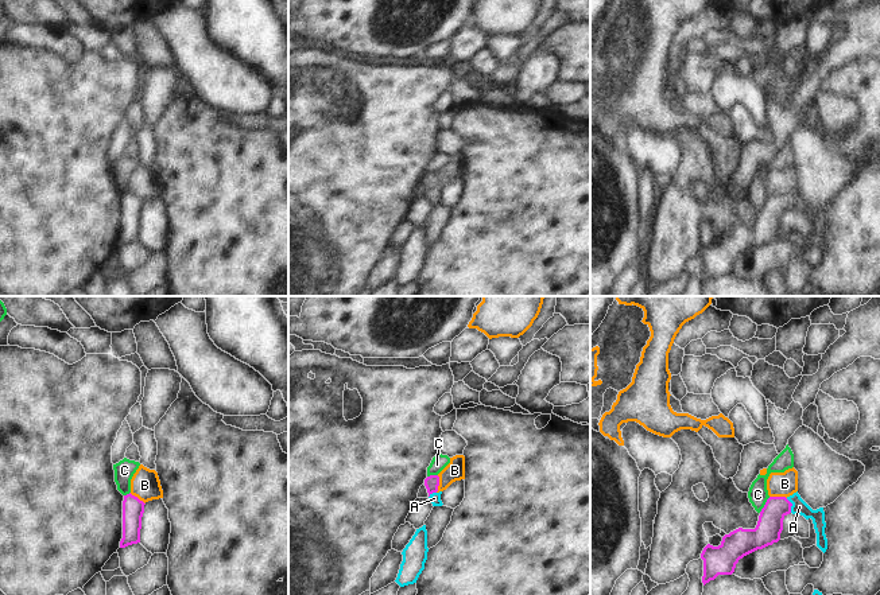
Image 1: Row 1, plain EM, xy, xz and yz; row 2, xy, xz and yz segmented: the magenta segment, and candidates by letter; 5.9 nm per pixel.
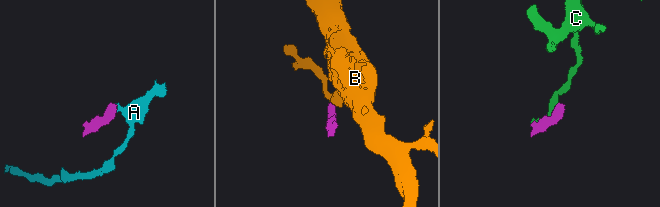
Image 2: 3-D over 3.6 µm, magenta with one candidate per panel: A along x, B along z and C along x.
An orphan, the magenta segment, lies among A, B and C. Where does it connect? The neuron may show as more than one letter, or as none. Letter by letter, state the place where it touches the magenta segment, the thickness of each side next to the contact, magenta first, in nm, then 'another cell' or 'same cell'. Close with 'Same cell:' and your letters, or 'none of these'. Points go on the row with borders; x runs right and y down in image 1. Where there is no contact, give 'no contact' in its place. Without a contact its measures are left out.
A: meets magenta in yz at (791, 505); 160 nm thick on the magenta side, 90 nm on the other; same cell
B: meets magenta in xz at (438, 483); 90 nm thick on the magenta side, 110 nm on the other; another cell
C: meets magenta in yz at (764, 505); 160 nm thick on the magenta side, 120 nm on the other; another cell
Same cell: A

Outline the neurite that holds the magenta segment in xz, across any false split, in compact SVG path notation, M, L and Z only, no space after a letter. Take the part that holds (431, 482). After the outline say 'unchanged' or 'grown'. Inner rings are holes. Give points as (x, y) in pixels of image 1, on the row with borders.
M430 475L425 479L425 486L429 493L429 501L433 503L433 506L442 506L441 494L442 491L438 490L439 486L439 477L438 475Z; grown

